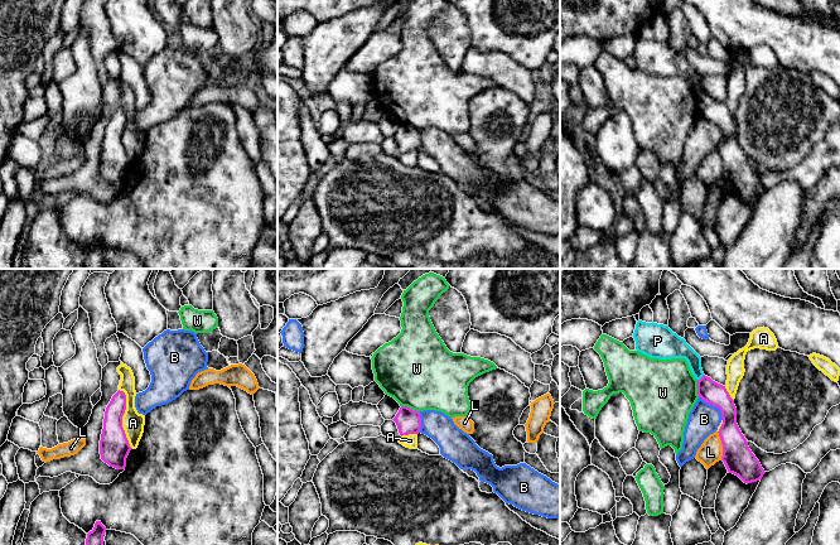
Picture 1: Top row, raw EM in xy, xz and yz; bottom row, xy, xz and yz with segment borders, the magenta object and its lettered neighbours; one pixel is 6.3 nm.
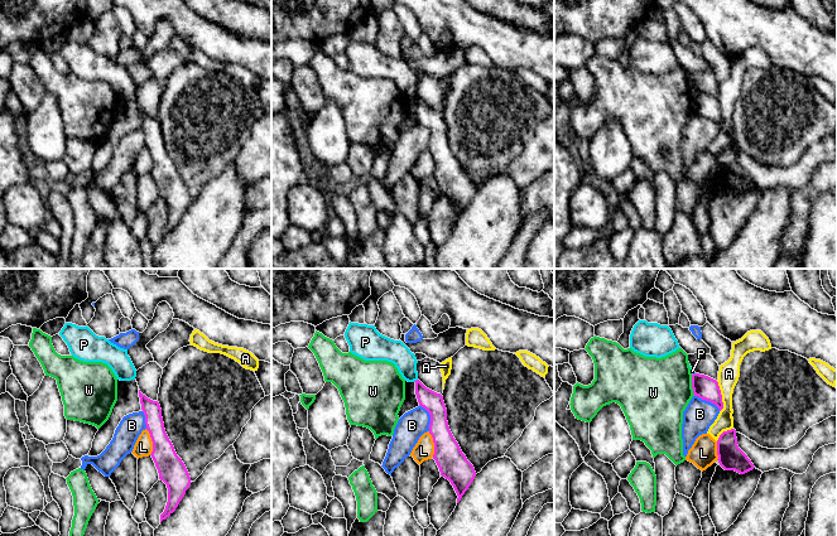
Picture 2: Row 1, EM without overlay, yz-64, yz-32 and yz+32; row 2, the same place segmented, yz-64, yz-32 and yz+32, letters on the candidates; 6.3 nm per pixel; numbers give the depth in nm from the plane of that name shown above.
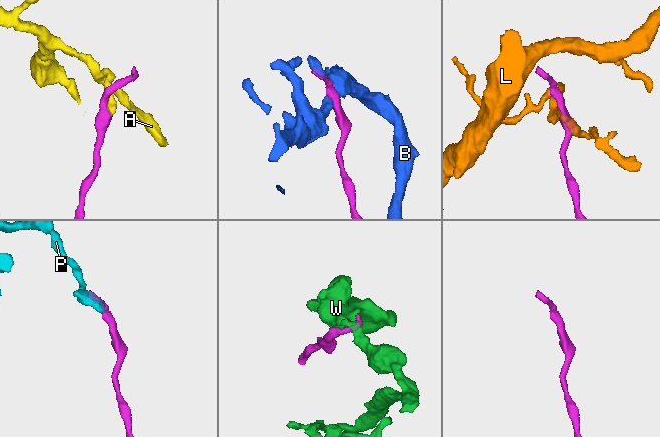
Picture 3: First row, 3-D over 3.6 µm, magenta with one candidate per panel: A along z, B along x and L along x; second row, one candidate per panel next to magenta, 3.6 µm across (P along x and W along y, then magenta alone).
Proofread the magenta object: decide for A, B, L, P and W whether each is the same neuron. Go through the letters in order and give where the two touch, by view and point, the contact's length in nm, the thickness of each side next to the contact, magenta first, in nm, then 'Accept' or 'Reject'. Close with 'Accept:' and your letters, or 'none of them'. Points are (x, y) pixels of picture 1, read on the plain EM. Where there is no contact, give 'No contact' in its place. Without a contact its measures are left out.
A: Touches magenta at xy (121, 135). Shared border 400 nm. Thickness 190 nm (magenta) against 140 nm. Reject
B: Touches magenta at yz (714, 123). Shared border 220 nm. Thickness 140 nm (magenta) against 200 nm. Reject
L: Touches magenta at yz (723, 163). Shared border 190 nm. Thickness 190 nm (magenta) against 150 nm. Reject
P: Touches magenta at yz (701, 95). Shared border 60 nm. Thickness 140 nm (magenta) against 140 nm. Reject
W: Touches magenta at xz (409, 125). Shared border 130 nm. Thickness 160 nm (magenta) against 460 nm. Reject
Accept: none of them

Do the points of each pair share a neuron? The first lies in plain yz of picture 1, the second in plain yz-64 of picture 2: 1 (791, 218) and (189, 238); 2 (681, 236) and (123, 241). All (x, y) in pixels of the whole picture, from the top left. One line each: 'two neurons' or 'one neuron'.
1: one neuron
2: one neuron

